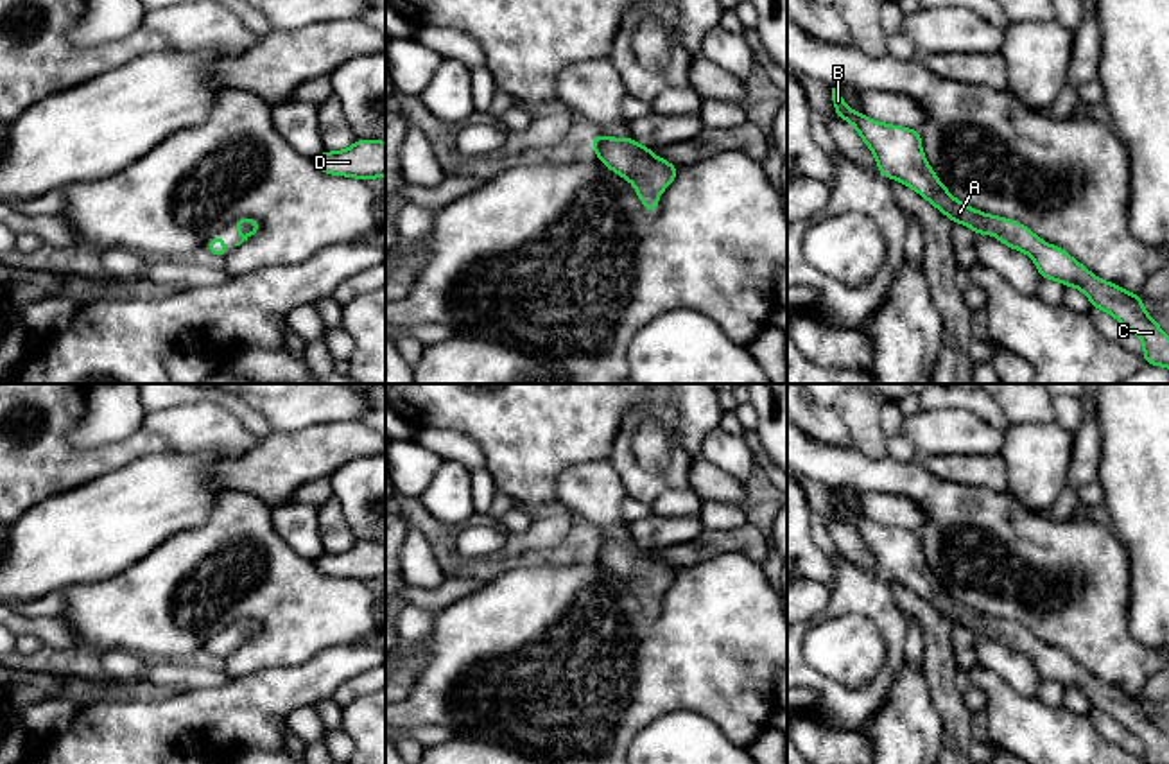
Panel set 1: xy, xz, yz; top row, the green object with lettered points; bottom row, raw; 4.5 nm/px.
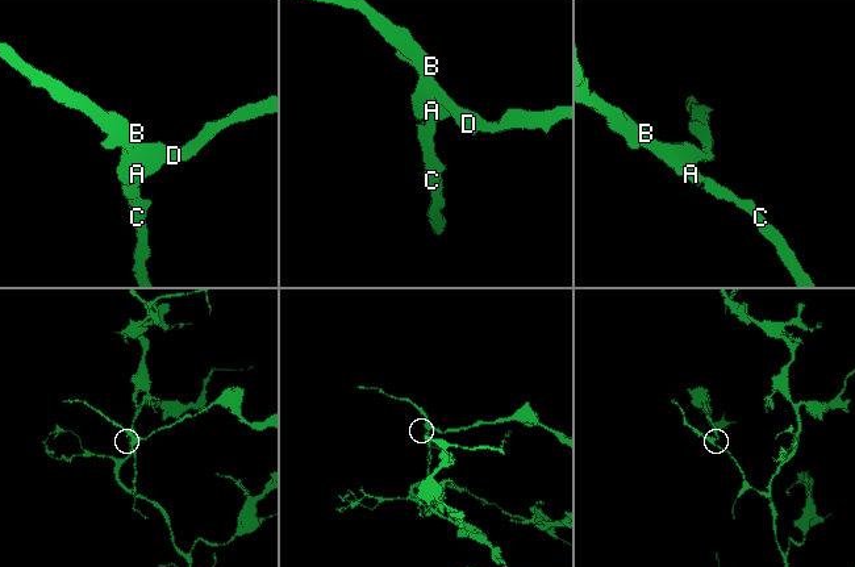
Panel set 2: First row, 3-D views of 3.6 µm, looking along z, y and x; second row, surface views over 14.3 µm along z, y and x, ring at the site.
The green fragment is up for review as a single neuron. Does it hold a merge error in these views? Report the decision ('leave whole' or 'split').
leave whole

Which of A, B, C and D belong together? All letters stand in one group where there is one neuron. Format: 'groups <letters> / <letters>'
groups A B C D

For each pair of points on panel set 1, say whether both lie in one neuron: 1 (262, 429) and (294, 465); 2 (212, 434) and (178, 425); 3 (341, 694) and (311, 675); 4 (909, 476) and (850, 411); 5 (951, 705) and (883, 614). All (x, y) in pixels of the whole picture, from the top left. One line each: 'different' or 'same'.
1: different
2: same
3: different
4: different
5: different

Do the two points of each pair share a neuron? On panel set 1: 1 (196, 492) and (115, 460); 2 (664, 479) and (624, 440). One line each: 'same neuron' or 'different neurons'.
1: different neurons
2: same neuron

